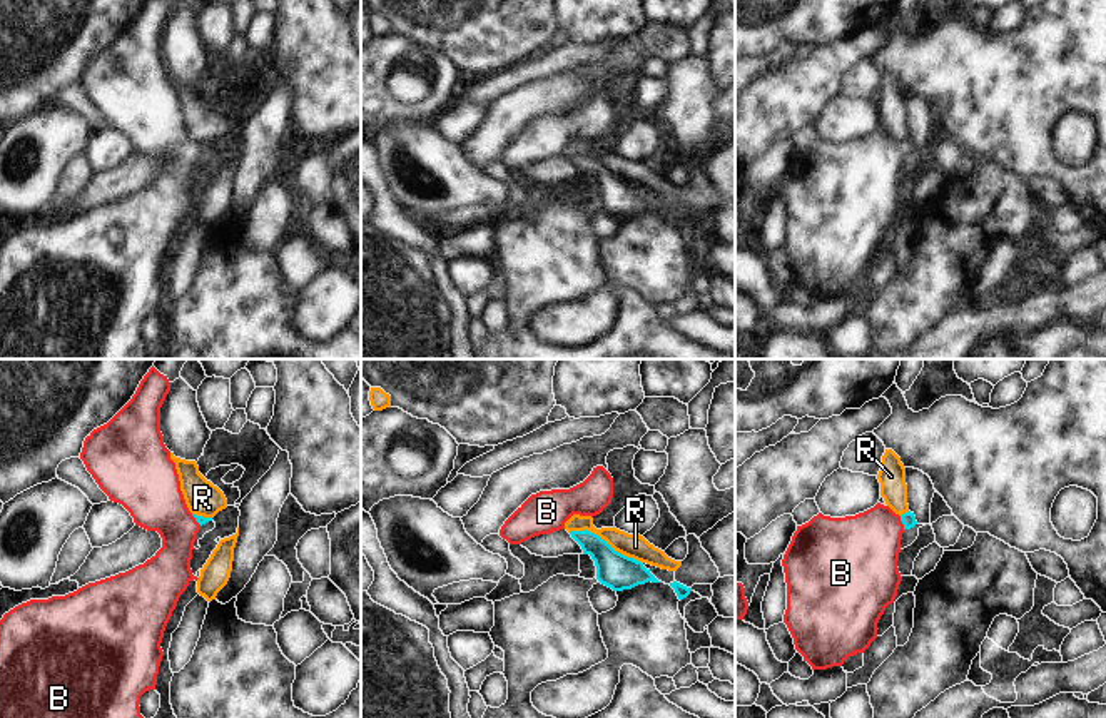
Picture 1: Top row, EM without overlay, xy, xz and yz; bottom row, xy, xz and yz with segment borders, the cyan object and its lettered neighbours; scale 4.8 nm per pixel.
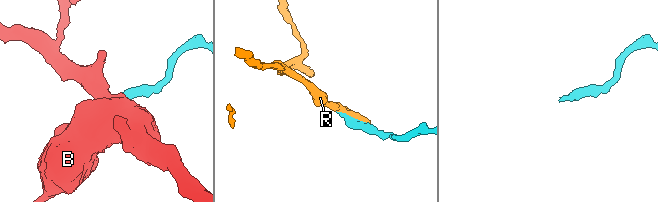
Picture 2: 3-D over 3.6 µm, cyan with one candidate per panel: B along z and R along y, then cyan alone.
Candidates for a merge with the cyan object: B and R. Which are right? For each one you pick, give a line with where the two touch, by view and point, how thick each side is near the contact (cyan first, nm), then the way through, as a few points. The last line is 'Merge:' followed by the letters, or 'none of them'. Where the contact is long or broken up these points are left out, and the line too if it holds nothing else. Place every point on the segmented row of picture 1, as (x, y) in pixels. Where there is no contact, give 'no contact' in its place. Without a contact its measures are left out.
B: yz (903, 523) | 70/360 nm | across yz (908, 518), (903, 523), (887, 526), (861, 553)
Merge: B

